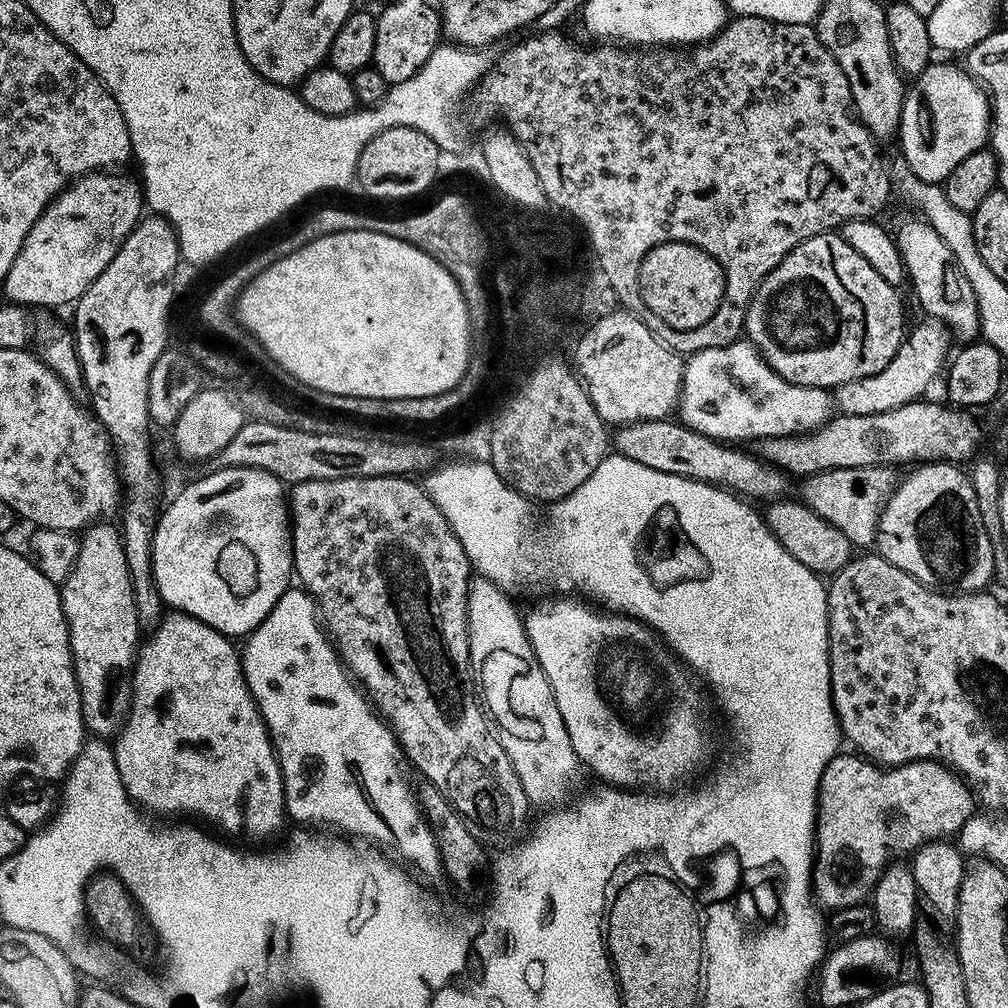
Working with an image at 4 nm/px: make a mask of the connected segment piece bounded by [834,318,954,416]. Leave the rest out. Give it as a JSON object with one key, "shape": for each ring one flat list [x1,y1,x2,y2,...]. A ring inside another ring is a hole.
{"shape":[[924,318,916,329,905,335,894,358,878,374,870,374,861,380,840,384,834,389,834,408,845,416,858,414,882,414,898,406,906,406,911,400,921,399,924,392,936,380,936,375,945,371,950,360,948,347,954,344,954,337,941,320]]}

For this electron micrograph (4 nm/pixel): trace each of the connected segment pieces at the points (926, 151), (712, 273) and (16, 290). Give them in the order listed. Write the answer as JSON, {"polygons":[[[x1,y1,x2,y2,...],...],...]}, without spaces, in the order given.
{"polygons":[[[929,63,922,75,915,77,916,88,909,87,904,97,902,118,898,141,904,151,907,171,912,172,920,180,931,184,947,181,948,175,962,162,962,158,970,158,970,154,981,151,989,143,992,127,992,105,983,84,971,72,956,64]],[[707,249,684,250,679,256,672,252,664,260,664,284,668,289,664,297,653,299,653,304,660,319,668,319,673,330,695,330,703,327,707,320,718,314,726,299,728,287,726,270,717,258,707,254]],[[114,172,88,173,70,184,57,196,38,222,31,227,30,234,23,242,22,250,15,256,14,262,2,281,4,298,13,304,34,306,71,305,80,299,86,289,93,284,113,261,126,237,136,228,146,208,146,201,139,181,132,181]]]}

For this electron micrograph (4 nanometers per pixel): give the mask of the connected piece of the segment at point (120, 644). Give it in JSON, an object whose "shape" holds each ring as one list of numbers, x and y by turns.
{"shape":[[97,522,83,533,82,539,80,540,80,553,76,556,76,564,72,568,72,573,64,579,63,584,59,585,59,589,62,610,64,611,66,622,68,623,68,641,70,642,70,650,72,651,72,669,76,672,76,685,80,691,80,705,82,706,84,727,93,737,96,738,115,737,117,733,119,733,120,729,124,727,124,722,128,718,130,704,126,699,125,689,129,687,129,676,136,663,138,649,142,644,142,633,138,626,138,610,135,608,135,594,132,589,131,572,127,566,124,538,121,535,121,529,117,527,115,523]]}

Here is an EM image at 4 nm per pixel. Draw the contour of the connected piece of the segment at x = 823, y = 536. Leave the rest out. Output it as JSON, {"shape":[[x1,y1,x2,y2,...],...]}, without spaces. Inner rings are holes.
{"shape":[[788,499,773,500,767,505,766,519,774,538,778,538,778,542,782,542,790,555,802,562,802,566,817,574,834,574,839,568,846,566,854,556,854,545,846,538,846,534,826,522,826,518,814,514,814,510,810,510,799,499]]}

